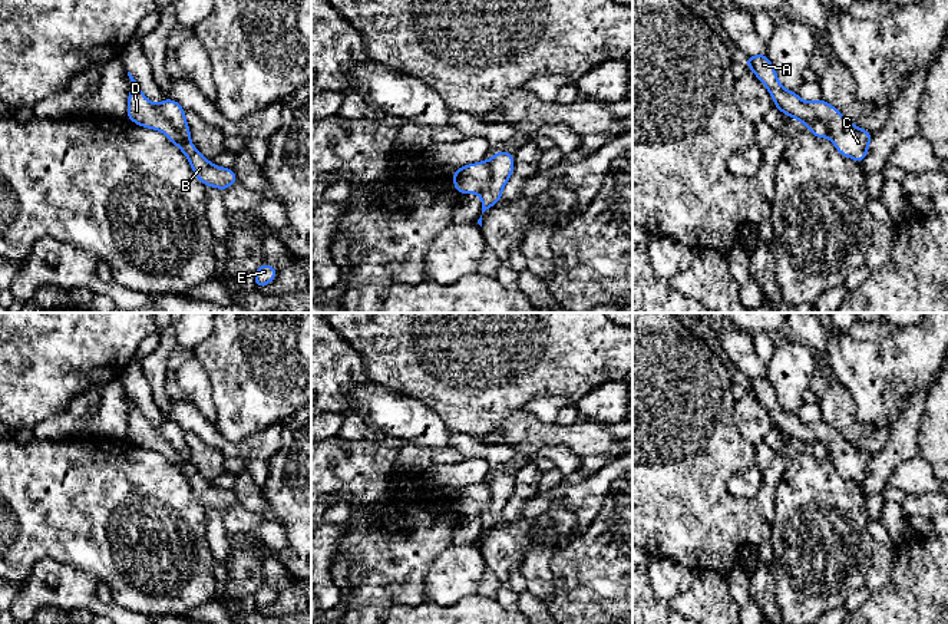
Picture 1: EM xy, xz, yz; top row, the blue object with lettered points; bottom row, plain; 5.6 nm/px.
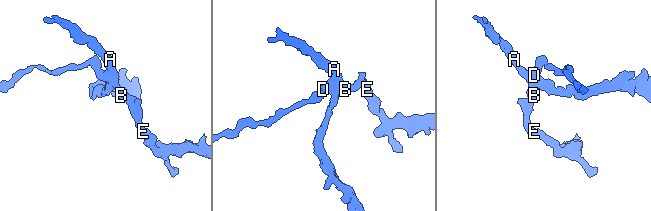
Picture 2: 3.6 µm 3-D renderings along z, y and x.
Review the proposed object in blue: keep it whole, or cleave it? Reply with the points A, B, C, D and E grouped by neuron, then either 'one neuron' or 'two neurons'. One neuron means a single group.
groups A C / B D E; two neurons

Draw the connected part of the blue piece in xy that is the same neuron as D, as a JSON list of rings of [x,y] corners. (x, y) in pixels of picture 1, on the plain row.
[[[128,393],[131,400],[131,413],[128,419],[126,439],[139,448],[156,450],[165,455],[172,465],[175,465],[188,479],[194,496],[202,506],[218,509],[221,514],[229,506],[238,505],[238,499],[231,489],[221,489],[212,486],[209,481],[202,478],[194,468],[189,458],[181,458],[163,438],[161,427],[148,422],[133,397]]]

